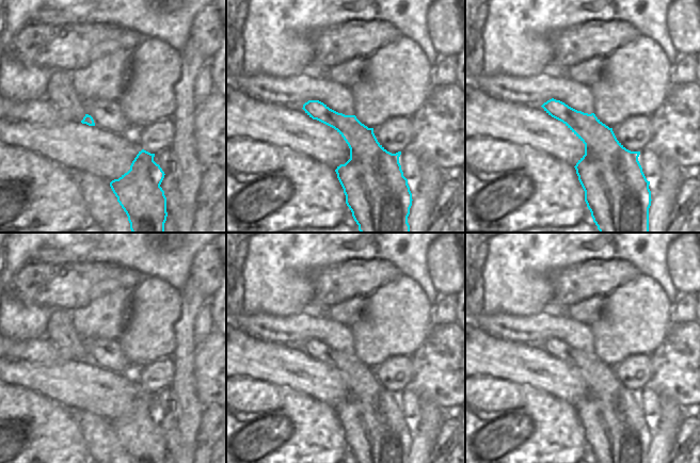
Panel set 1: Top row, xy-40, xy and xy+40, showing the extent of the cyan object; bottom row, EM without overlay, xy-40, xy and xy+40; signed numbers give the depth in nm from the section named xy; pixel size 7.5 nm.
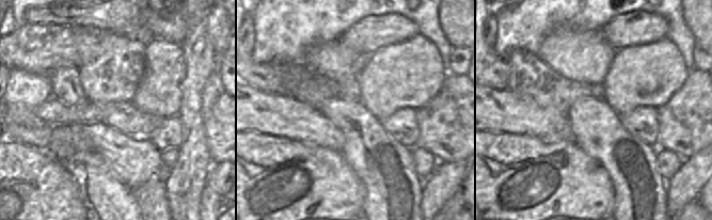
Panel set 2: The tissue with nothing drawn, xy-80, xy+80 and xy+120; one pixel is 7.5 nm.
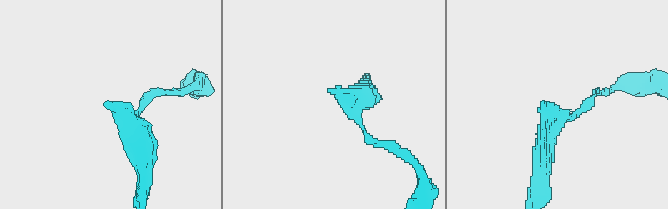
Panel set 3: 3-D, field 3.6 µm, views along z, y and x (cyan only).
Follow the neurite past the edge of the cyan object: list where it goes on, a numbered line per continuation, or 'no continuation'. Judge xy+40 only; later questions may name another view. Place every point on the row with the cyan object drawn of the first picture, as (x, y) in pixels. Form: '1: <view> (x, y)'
no continuation

